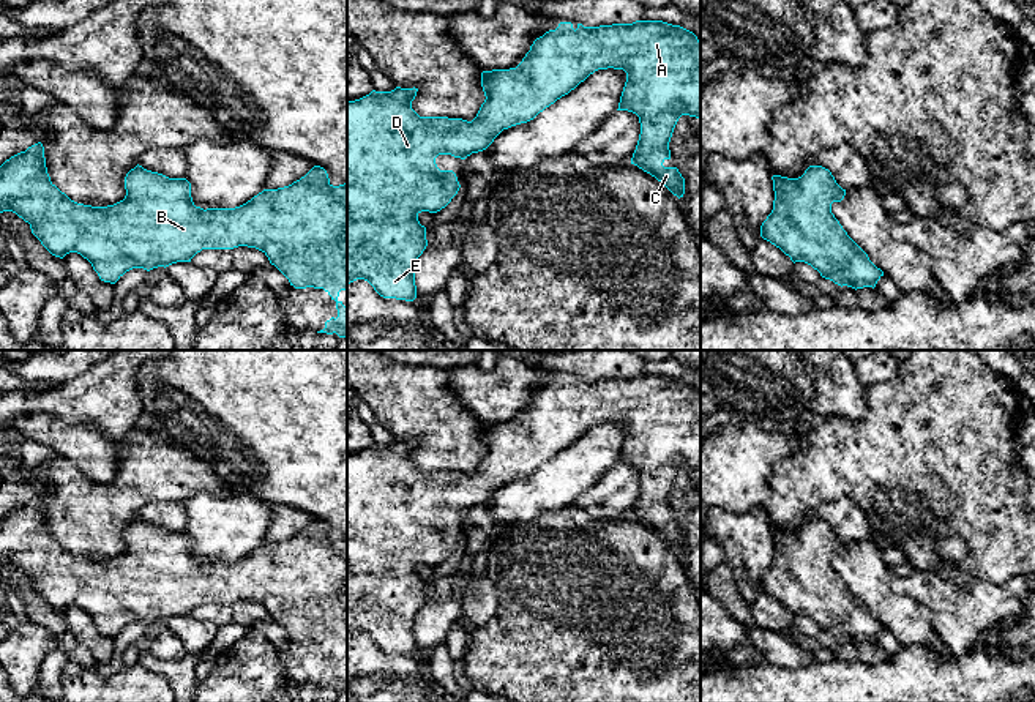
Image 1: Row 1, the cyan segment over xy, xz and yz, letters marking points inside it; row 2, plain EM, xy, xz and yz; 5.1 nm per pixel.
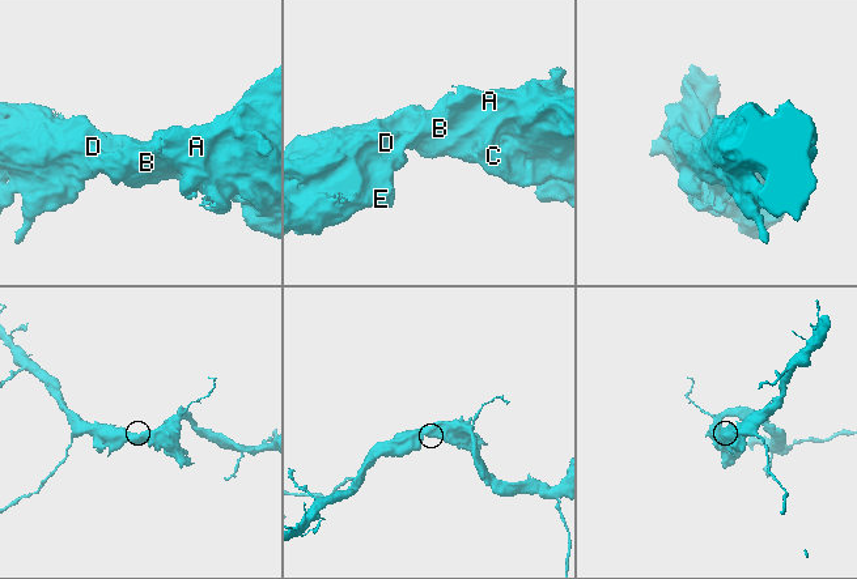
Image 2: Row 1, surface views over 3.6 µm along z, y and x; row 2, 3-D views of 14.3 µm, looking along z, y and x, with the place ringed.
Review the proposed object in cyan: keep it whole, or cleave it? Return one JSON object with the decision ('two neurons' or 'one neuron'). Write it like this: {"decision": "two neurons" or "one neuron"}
{"decision": "one neuron"}

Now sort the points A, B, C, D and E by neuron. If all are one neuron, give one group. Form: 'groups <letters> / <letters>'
groups A B C D E

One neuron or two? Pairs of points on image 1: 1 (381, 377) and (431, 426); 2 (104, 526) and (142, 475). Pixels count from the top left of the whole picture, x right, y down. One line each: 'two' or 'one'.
1: one
2: one

